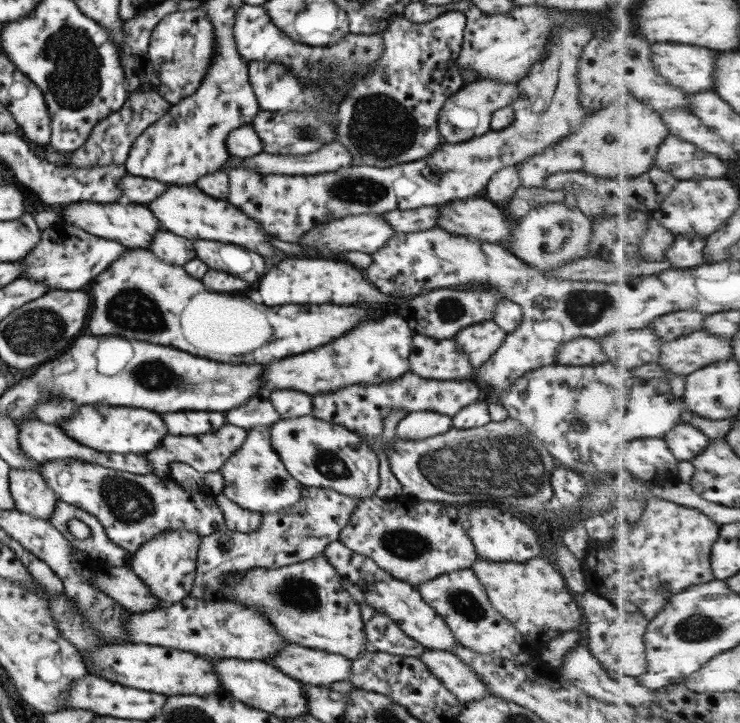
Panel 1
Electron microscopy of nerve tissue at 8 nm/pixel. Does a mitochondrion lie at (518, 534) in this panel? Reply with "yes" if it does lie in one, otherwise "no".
no

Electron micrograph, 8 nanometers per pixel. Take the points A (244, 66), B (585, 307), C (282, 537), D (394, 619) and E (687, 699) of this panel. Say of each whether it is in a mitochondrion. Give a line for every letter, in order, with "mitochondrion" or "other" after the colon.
A: other
B: mitochondrion
C: mitochondrion
D: other
E: other

